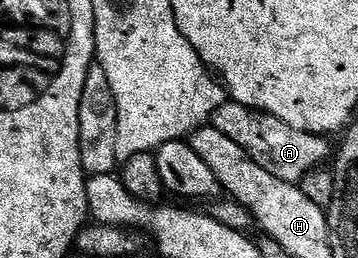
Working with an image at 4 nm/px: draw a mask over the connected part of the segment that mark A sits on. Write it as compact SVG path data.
M227 102L216 110L212 127L220 130L220 134L232 138L236 146L240 146L256 162L256 166L264 166L268 174L276 178L284 178L284 182L298 184L314 168L323 167L331 159L332 144L325 136L314 136L304 130L296 130L296 126L288 126L288 122L280 122L280 118L269 116L267 112L257 112L243 104Z

